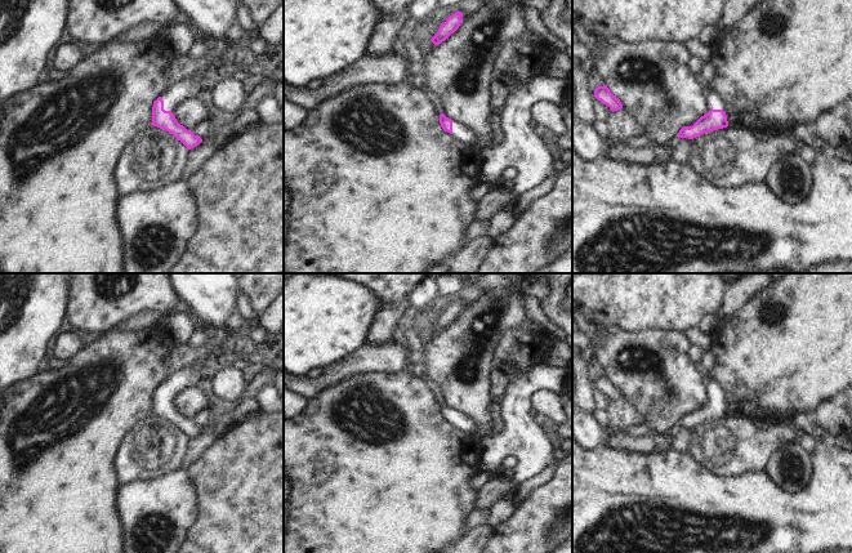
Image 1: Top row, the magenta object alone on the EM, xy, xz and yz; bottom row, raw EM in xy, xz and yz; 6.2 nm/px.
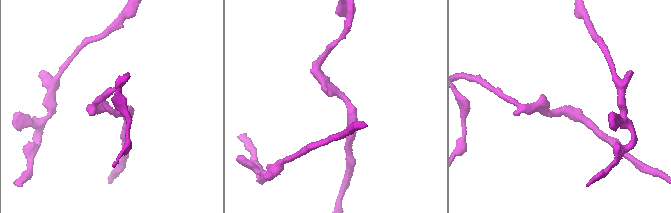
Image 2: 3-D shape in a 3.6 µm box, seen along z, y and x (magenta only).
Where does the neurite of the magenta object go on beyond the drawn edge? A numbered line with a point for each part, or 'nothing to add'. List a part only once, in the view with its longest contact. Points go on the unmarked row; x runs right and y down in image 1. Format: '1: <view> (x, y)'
1: xy (178, 379)

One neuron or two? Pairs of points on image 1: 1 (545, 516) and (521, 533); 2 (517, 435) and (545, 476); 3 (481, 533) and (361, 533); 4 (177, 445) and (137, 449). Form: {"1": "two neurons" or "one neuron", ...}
{"1": "one neuron", "2": "two neurons", "3": "two neurons", "4": "one neuron"}

